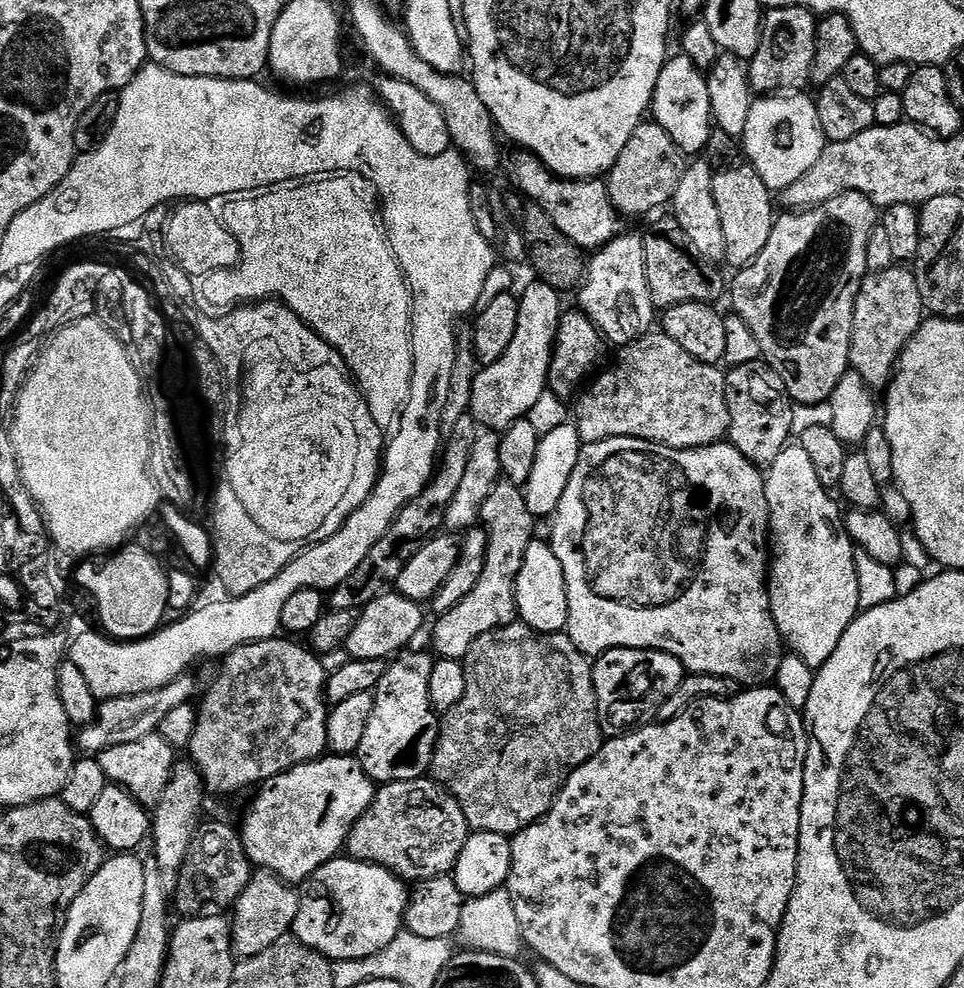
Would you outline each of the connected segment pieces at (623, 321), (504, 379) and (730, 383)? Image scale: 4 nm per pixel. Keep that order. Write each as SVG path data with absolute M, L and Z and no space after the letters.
M641 231L627 232L620 233L606 247L600 248L593 260L591 257L578 292L581 313L595 325L607 343L610 341L618 348L651 331L656 314L646 282L644 235Z
M533 280L519 295L518 323L513 341L502 357L492 364L485 365L476 375L471 390L469 415L475 418L479 427L489 431L503 432L516 420L523 419L536 404L538 398L548 388L548 374L554 353L556 331L560 325L562 309L560 310L561 293L548 283Z
M757 362L737 368L729 367L724 385L726 406L730 410L727 439L757 468L771 468L774 458L778 458L778 454L782 454L782 450L789 447L793 439L794 402L786 390L786 382L782 382L782 378L771 366Z

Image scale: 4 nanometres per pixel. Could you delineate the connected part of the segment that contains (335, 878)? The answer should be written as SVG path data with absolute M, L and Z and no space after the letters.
M351 858L327 860L299 885L298 891L298 918L291 931L306 946L333 962L370 958L370 954L386 950L404 928L409 889L399 876L377 864Z

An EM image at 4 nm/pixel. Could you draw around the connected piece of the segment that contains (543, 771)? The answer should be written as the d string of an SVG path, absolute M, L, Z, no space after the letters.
M523 622L482 634L470 646L462 663L466 690L462 690L462 702L443 713L430 776L462 806L472 832L511 837L512 816L520 826L542 819L571 772L590 762L605 742L598 718L592 664L564 632L535 632Z

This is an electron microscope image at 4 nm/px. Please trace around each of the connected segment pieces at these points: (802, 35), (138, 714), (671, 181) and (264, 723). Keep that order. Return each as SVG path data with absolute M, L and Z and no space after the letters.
M786 6L770 8L764 13L764 28L760 32L758 54L747 61L749 86L761 97L773 94L796 94L809 87L814 66L817 13L808 8Z
M181 678L158 690L99 701L94 722L79 729L79 751L84 754L99 754L110 746L126 746L126 742L138 742L138 738L157 735L166 714L187 705L195 692L196 688L188 678Z
M642 122L634 134L630 134L630 142L626 142L622 154L618 154L618 162L614 162L614 166L606 173L610 202L624 218L644 216L663 204L664 207L671 205L672 195L674 190L678 190L678 182L682 182L685 167L686 157L674 138L670 138L660 124Z
M280 639L259 640L229 652L198 706L196 725L186 752L202 774L209 793L228 796L251 784L259 786L294 766L319 760L328 752L326 726L330 708L326 703L325 661L295 639Z

